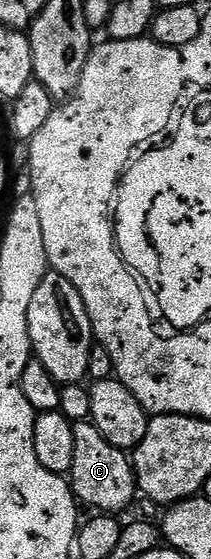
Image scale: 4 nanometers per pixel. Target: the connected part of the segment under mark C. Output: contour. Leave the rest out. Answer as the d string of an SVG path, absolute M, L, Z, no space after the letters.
M75 422L73 429L75 440L75 454L73 465L70 468L69 476L71 489L74 496L81 504L86 504L110 515L121 513L137 496L137 477L134 474L134 467L127 452L113 447L93 422Z

